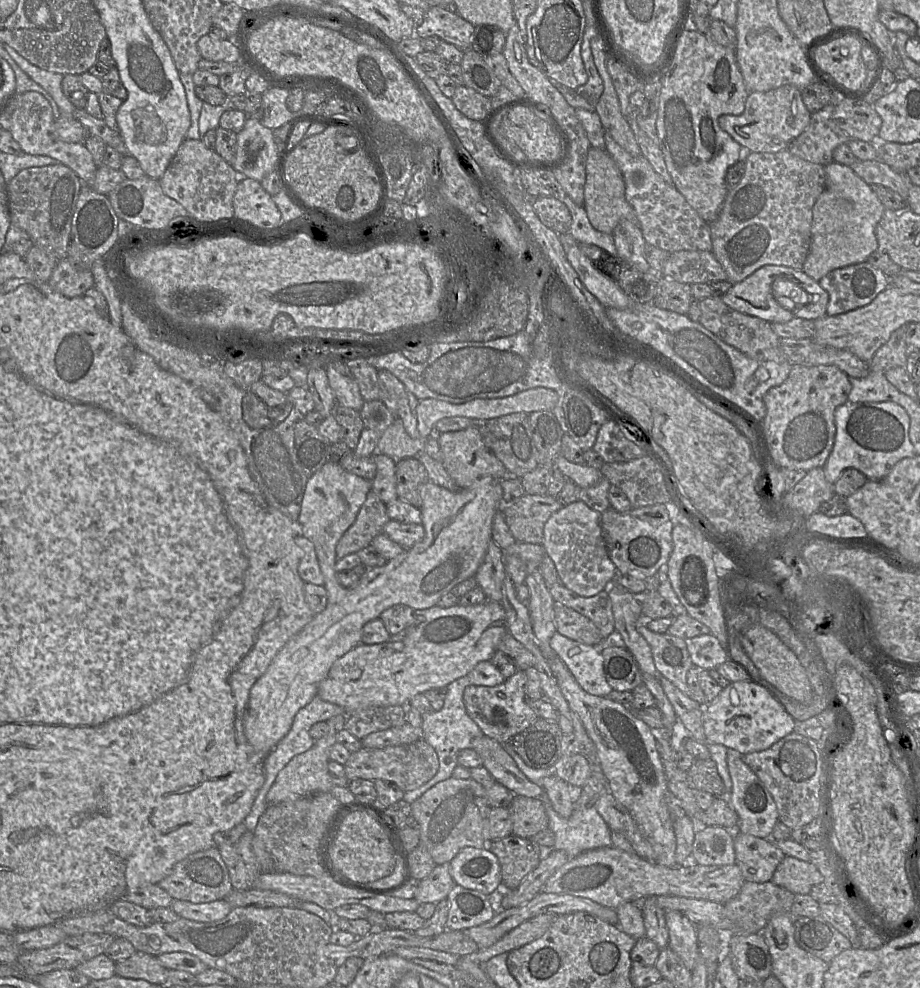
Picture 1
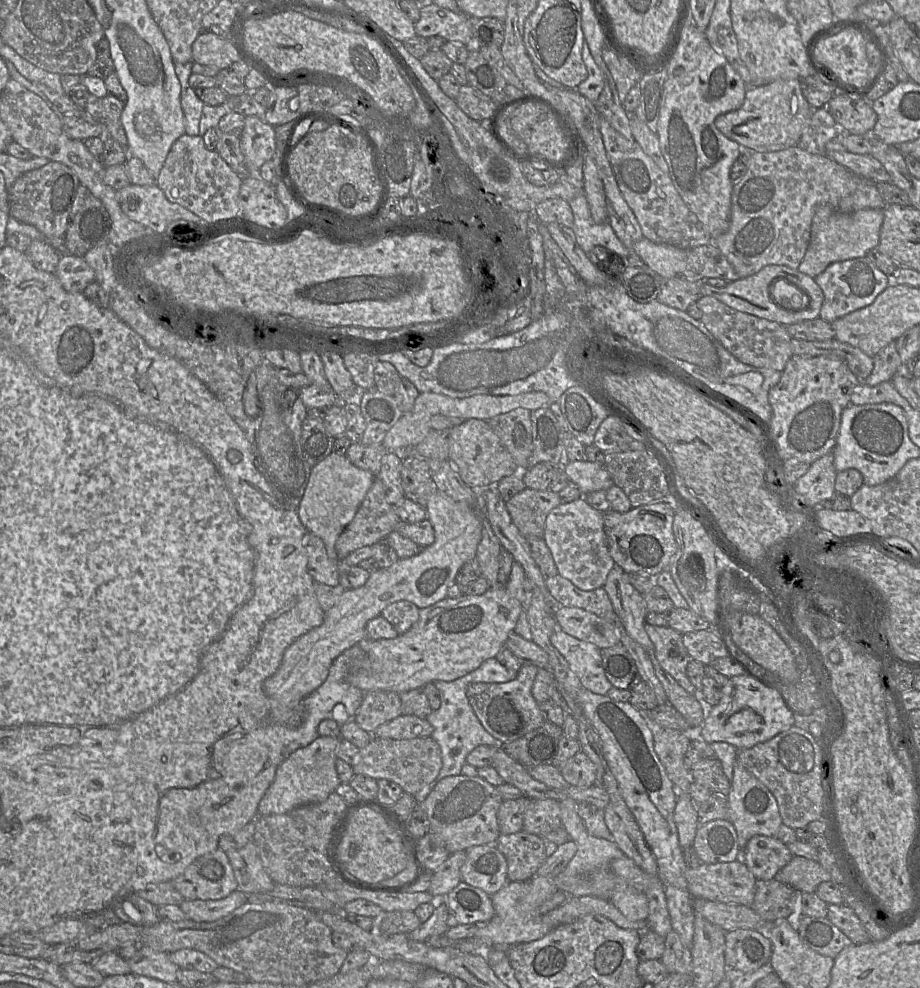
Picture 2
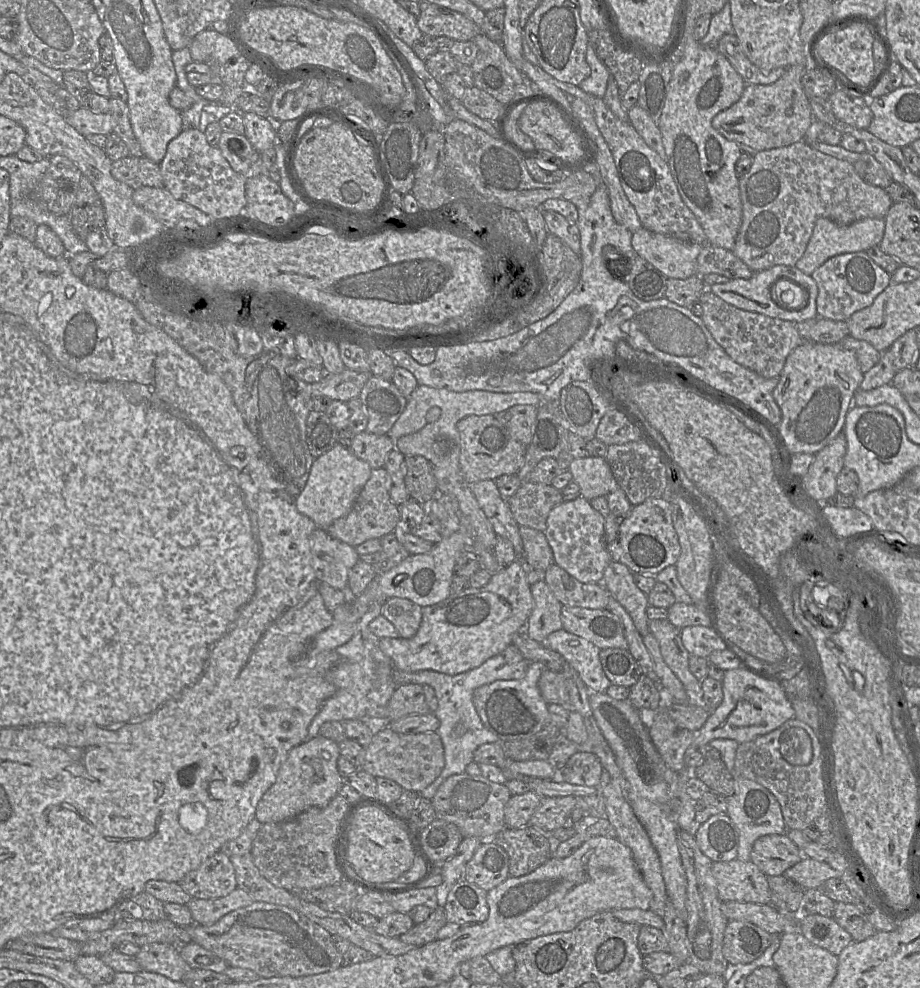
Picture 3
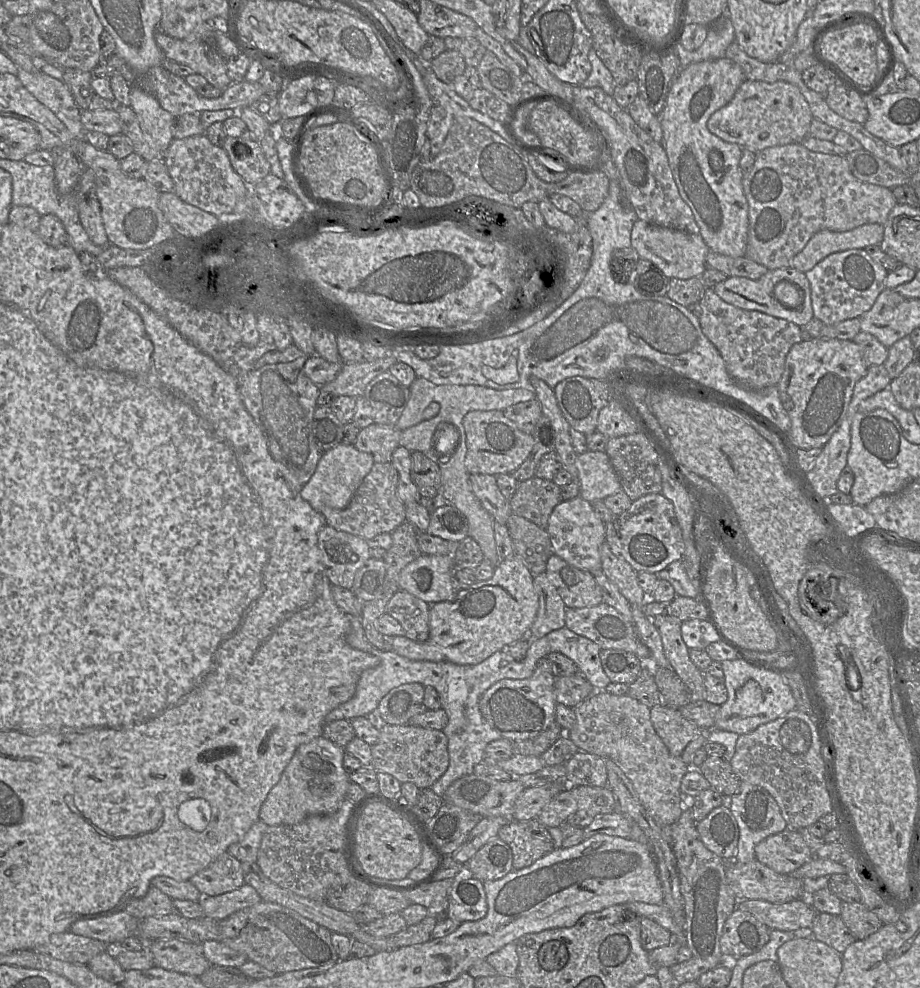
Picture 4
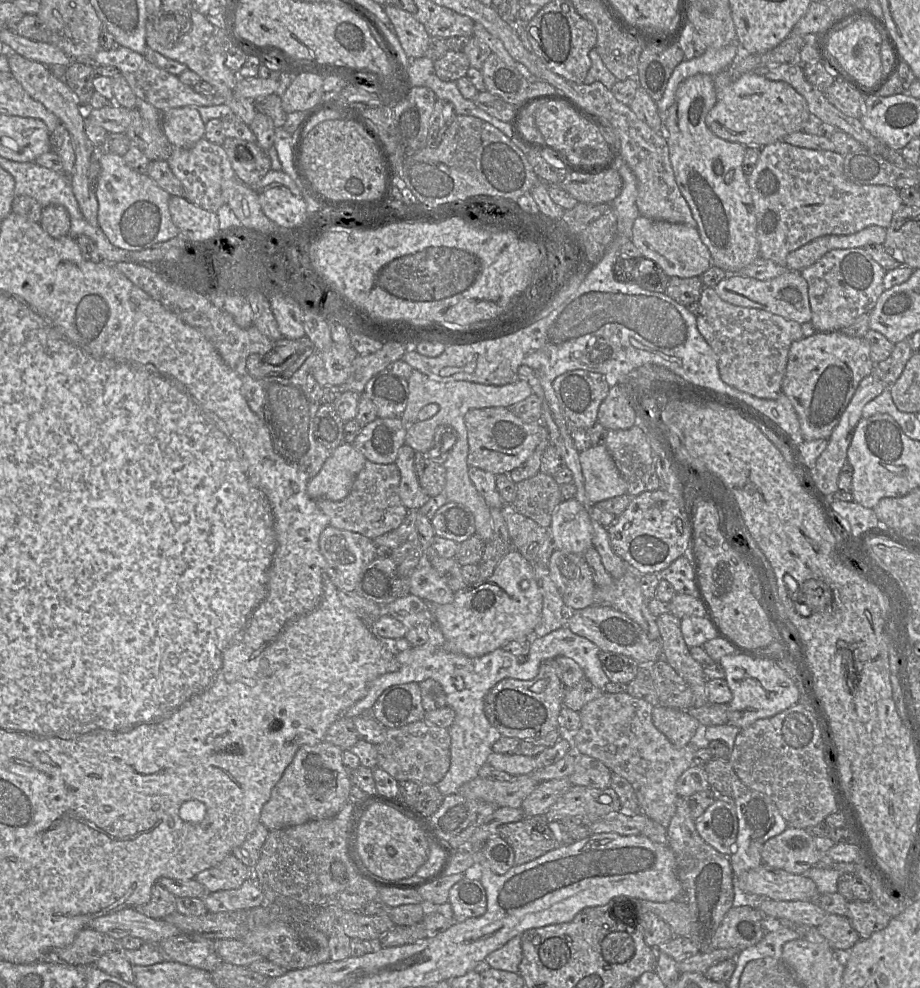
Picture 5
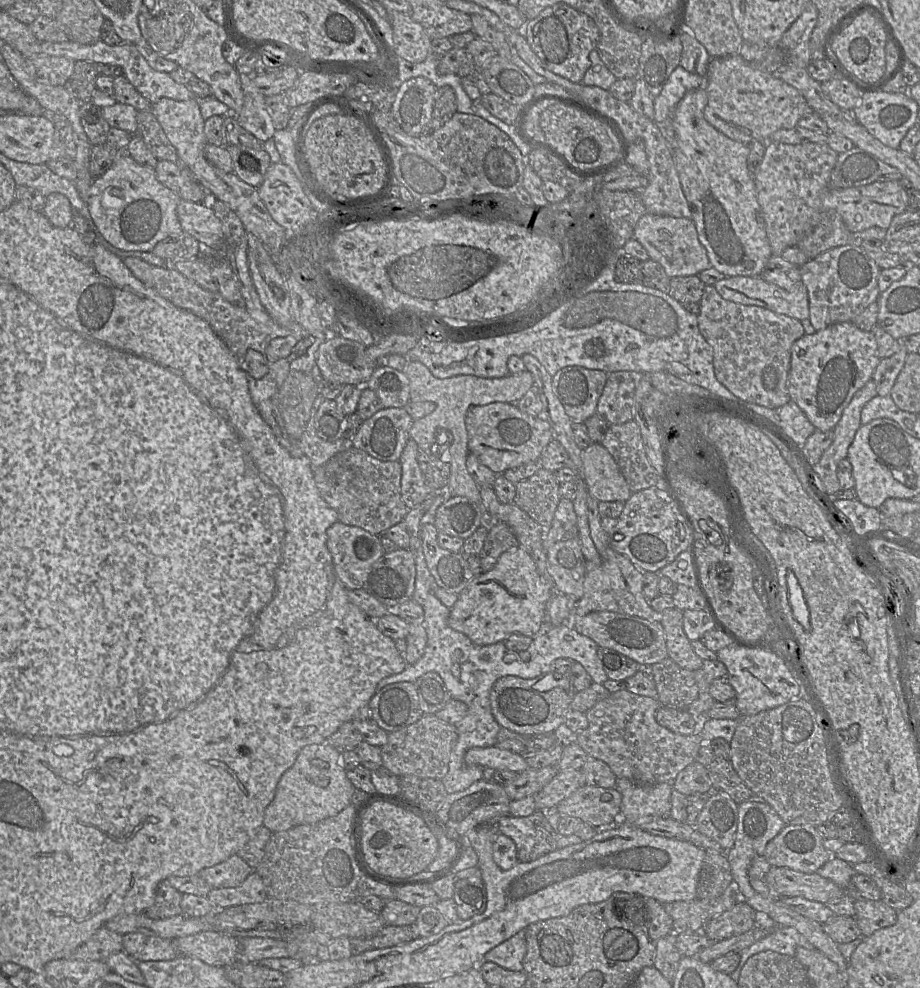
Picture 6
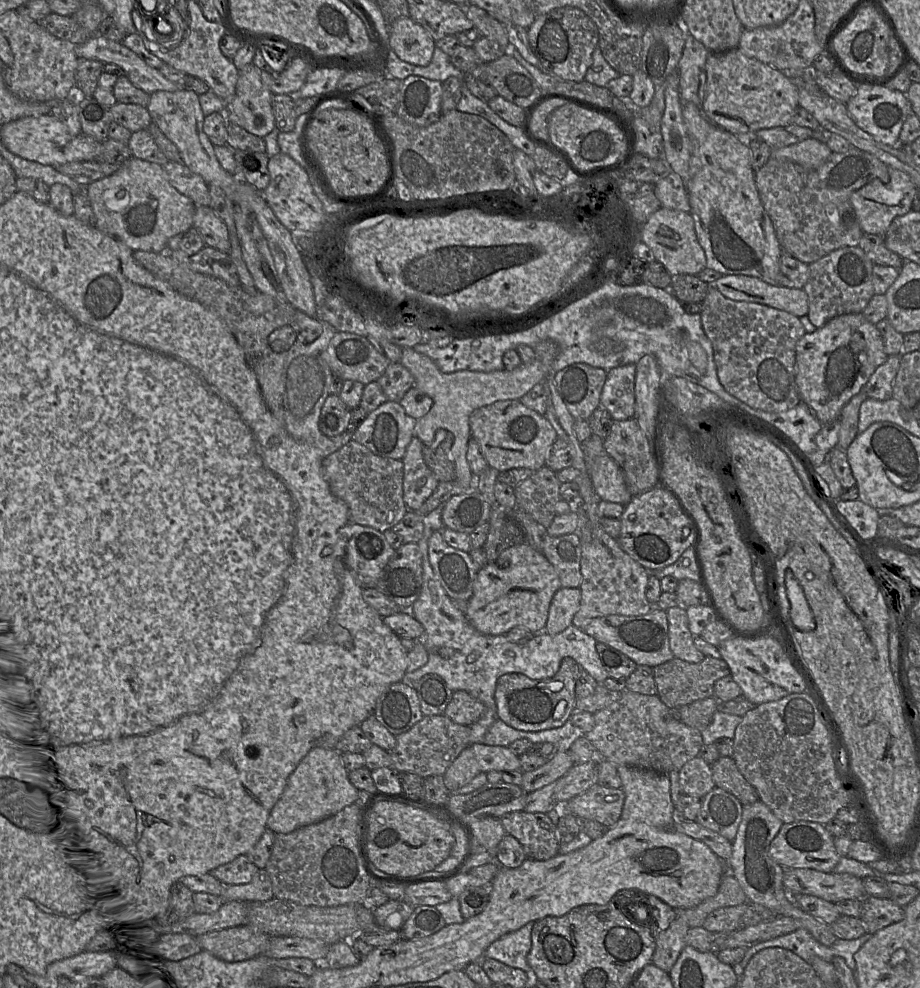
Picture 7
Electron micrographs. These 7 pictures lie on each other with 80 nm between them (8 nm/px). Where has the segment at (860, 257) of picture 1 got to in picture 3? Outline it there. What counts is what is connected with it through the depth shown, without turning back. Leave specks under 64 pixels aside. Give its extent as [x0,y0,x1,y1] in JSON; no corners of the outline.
[795,217,885,275]

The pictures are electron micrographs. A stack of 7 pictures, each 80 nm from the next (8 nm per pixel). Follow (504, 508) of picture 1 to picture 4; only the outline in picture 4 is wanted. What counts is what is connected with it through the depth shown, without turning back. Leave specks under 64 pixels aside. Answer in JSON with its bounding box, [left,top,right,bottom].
[509,476,561,530]

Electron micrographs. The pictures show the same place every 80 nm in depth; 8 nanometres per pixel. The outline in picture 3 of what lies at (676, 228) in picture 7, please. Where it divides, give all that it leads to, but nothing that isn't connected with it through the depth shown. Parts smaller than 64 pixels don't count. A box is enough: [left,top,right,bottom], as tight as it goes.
[631,227,703,279]

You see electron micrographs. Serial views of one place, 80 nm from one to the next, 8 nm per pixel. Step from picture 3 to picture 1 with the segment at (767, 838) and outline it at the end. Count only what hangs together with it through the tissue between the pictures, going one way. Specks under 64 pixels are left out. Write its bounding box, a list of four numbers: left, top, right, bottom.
[734,830,785,883]

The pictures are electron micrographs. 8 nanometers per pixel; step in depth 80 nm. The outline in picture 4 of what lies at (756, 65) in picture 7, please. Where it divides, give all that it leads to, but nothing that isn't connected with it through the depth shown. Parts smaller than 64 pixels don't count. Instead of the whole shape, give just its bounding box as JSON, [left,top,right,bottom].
[707,79,812,151]

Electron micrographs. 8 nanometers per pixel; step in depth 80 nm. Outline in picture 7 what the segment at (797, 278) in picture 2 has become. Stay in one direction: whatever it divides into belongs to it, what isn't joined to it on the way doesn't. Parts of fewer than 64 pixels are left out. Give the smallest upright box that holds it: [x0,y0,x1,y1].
[713,275,808,318]

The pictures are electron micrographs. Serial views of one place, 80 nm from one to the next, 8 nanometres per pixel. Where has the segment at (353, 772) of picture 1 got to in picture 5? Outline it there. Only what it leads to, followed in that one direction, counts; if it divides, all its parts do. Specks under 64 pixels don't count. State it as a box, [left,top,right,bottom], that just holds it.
[376,720,451,785]

